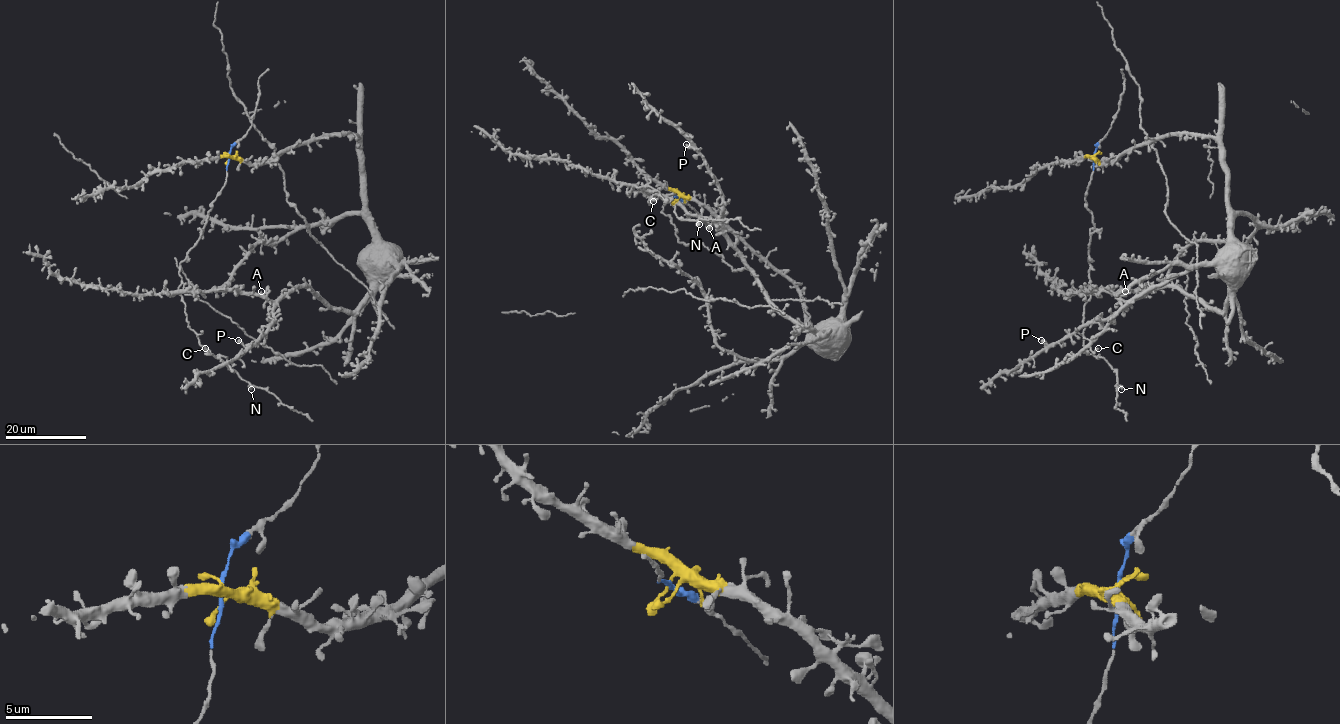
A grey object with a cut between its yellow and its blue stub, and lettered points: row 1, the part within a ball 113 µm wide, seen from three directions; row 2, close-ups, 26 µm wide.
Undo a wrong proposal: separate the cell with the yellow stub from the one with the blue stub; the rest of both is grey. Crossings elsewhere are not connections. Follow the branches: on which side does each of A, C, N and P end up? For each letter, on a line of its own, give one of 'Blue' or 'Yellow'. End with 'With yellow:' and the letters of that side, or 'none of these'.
A: Yellow
C: Blue
N: Blue
P: Yellow
With yellow: A, P

